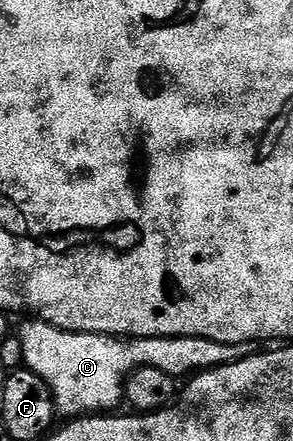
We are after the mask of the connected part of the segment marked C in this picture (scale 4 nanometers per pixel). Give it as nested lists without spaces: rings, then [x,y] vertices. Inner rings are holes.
[[[26,319],[20,336],[24,343],[25,368],[48,383],[54,396],[54,408],[66,419],[117,410],[114,408],[121,406],[126,396],[126,380],[141,366],[151,365],[182,379],[204,369],[217,369],[219,365],[238,361],[252,352],[250,345],[225,345],[203,337],[123,339],[106,337],[103,333],[69,333],[37,319]]]

